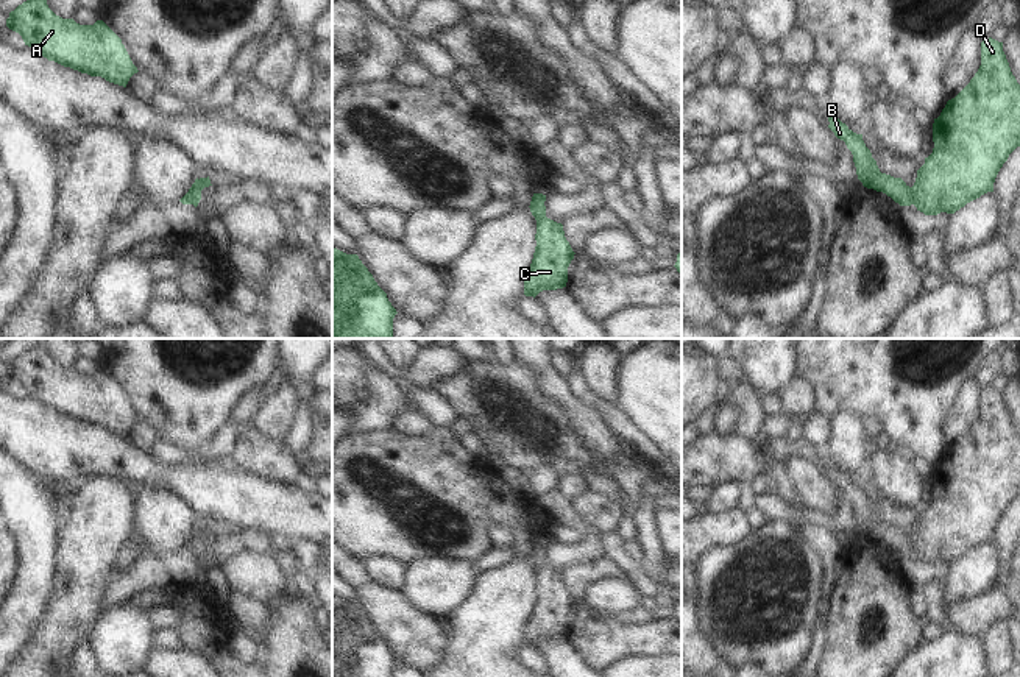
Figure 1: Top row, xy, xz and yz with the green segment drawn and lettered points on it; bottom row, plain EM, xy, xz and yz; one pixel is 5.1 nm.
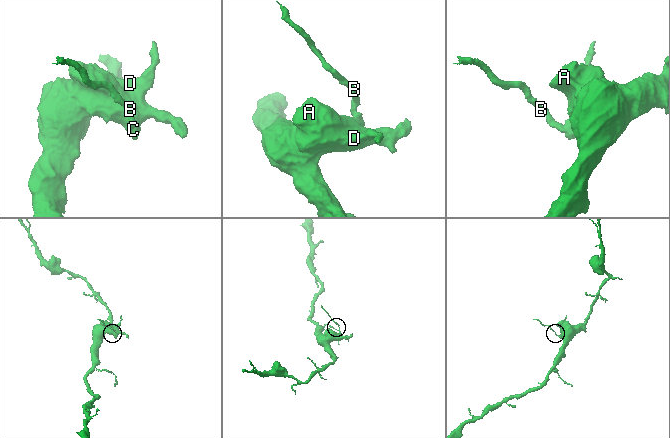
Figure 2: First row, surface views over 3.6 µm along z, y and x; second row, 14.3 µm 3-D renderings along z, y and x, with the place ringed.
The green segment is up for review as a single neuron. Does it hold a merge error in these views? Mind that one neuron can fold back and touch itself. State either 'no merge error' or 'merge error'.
merge error

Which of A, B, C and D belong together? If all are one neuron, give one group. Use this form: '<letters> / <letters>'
A C D / B

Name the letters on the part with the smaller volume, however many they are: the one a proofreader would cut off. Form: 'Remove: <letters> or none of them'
Remove: B

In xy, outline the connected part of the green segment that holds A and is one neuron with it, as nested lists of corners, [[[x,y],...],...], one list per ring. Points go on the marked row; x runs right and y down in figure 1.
[[[27,0],[9,12],[6,27],[19,33],[25,45],[64,67],[70,67],[90,76],[101,76],[109,83],[126,87],[129,78],[137,73],[122,39],[103,22],[80,25],[73,19],[56,16],[47,0]]]

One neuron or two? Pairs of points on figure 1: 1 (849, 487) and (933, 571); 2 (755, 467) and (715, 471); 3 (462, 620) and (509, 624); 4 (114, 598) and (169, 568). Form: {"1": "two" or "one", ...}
{"1": "one", "2": "one", "3": "one", "4": "one"}

